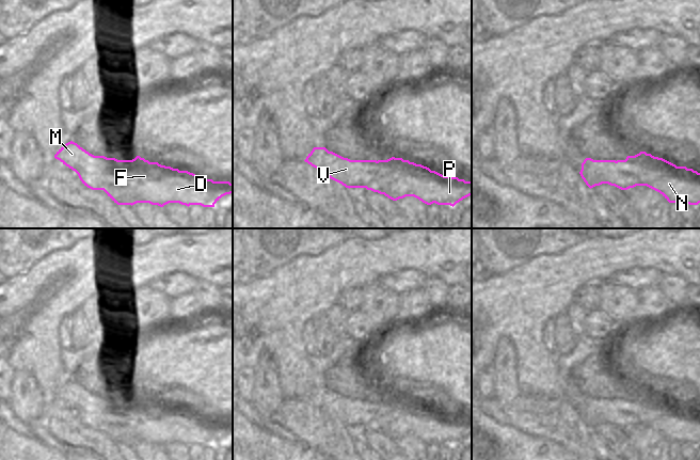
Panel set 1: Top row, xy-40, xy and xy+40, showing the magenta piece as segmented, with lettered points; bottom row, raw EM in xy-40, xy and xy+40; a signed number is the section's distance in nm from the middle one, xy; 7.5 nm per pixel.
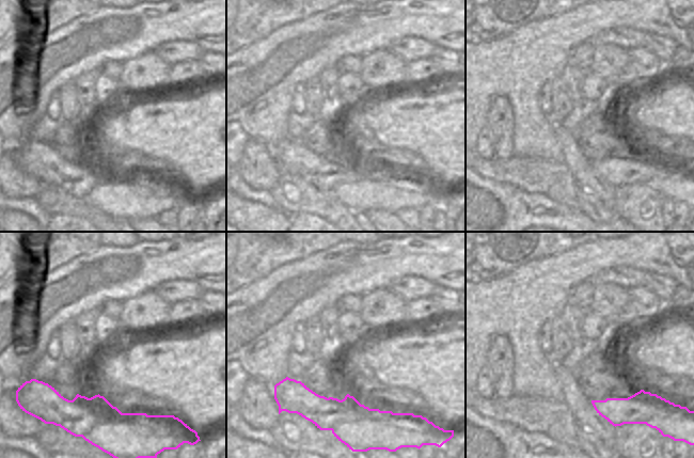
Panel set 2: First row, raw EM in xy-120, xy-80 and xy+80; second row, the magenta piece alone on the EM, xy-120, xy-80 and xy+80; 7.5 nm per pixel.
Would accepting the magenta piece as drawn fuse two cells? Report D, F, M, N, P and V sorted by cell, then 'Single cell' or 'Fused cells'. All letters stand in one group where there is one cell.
Groups: D F N P / M V. Fused cells.

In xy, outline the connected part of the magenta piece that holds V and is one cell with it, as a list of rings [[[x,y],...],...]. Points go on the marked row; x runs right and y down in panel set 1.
[[[314,147],[304,161],[346,188],[366,188],[366,174],[357,160],[344,158],[325,147]]]

